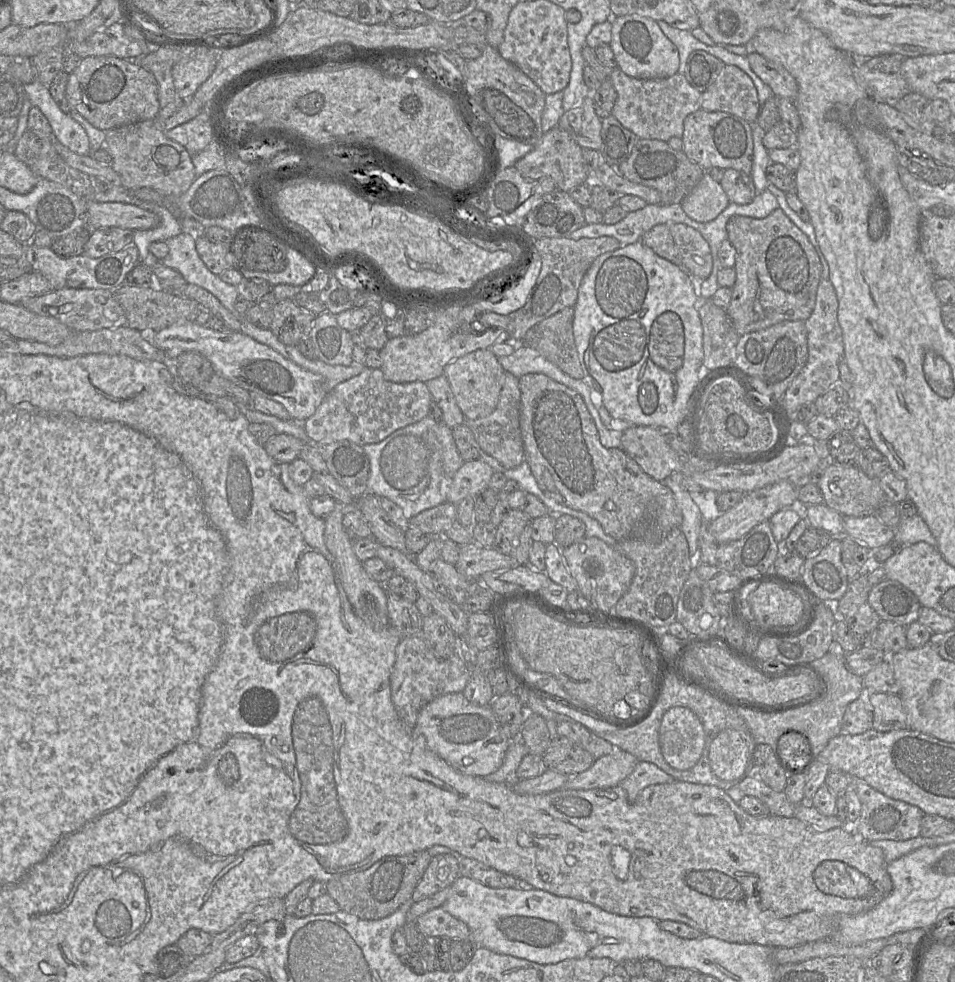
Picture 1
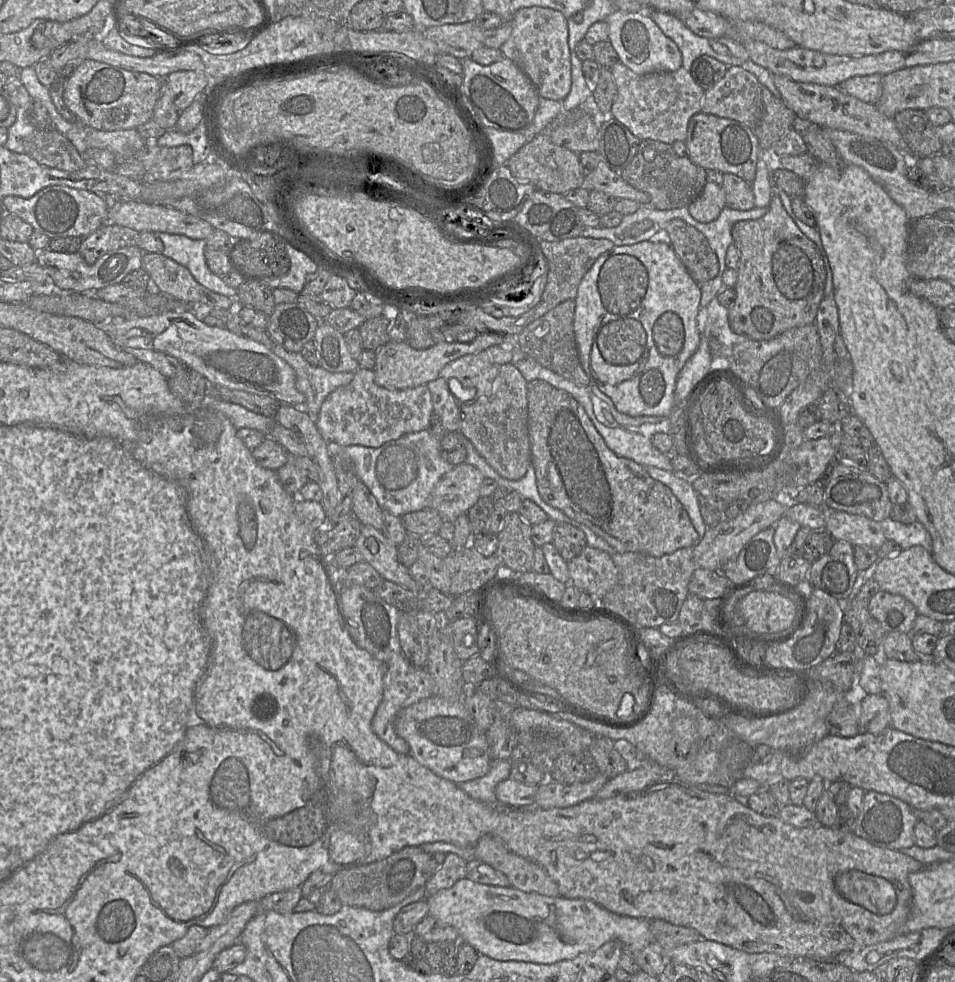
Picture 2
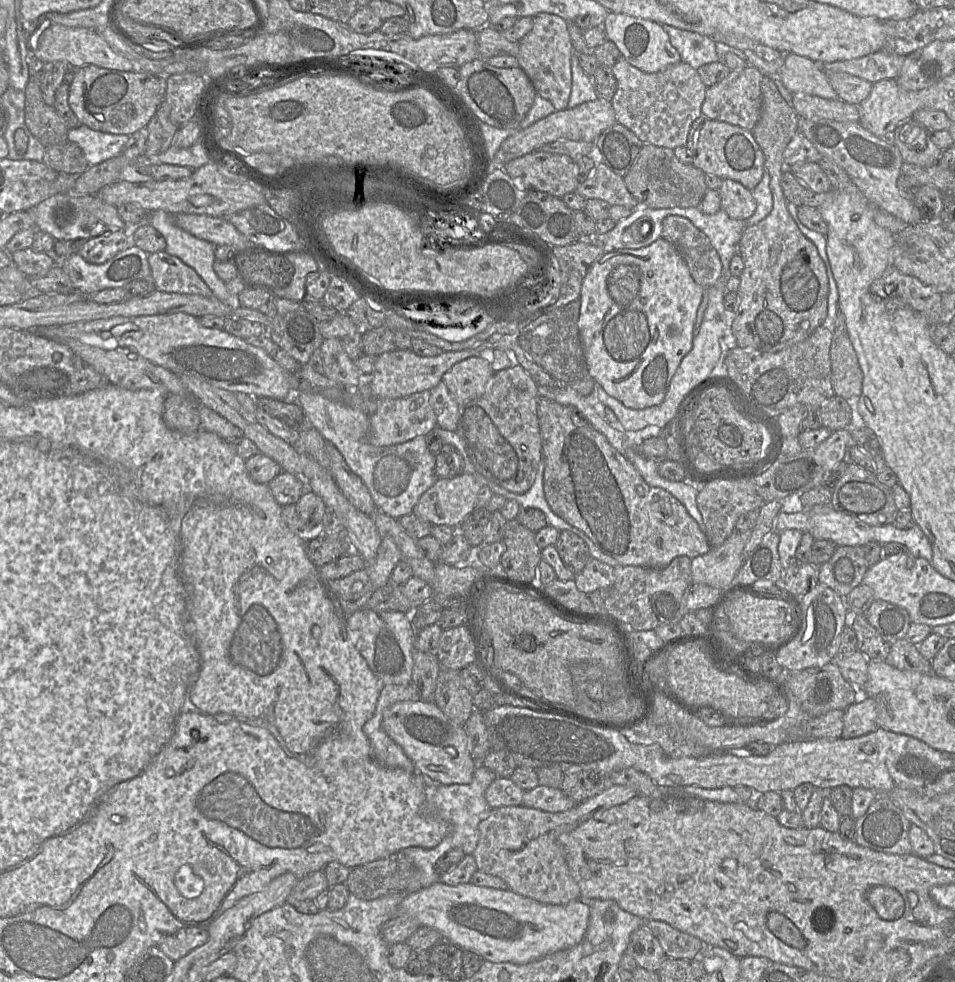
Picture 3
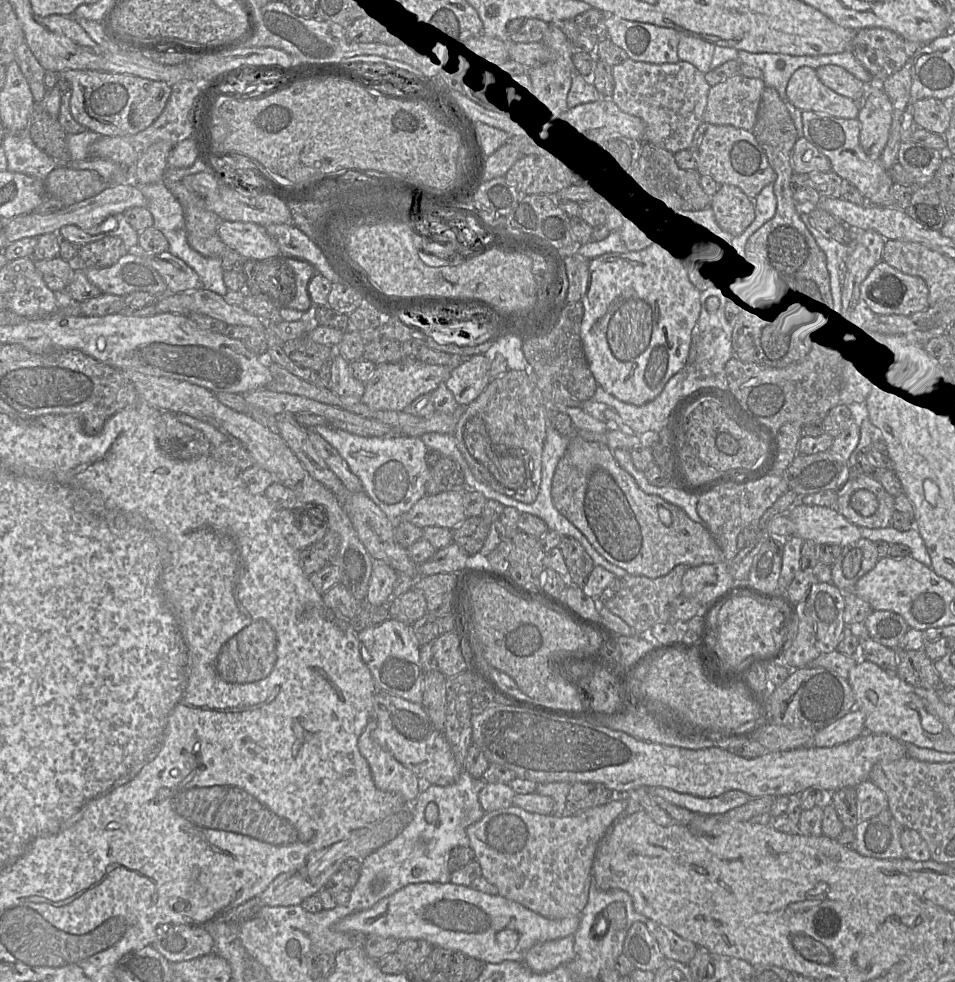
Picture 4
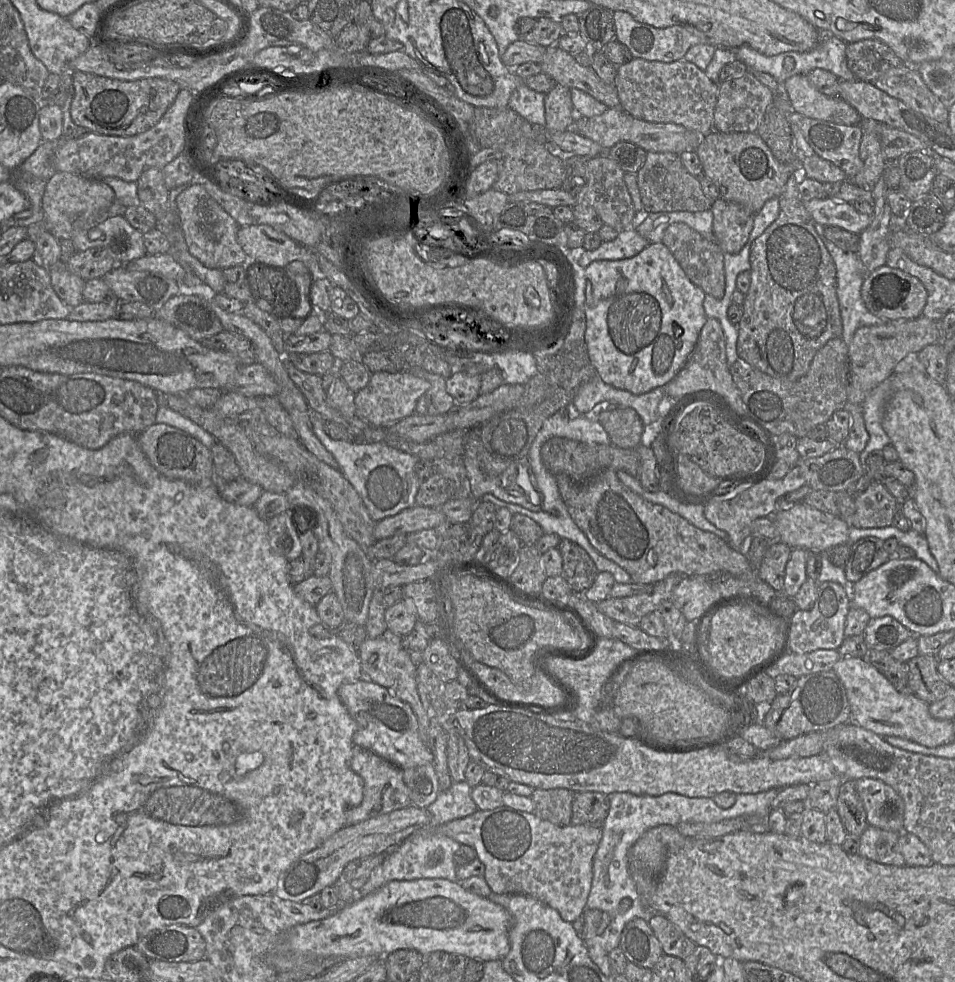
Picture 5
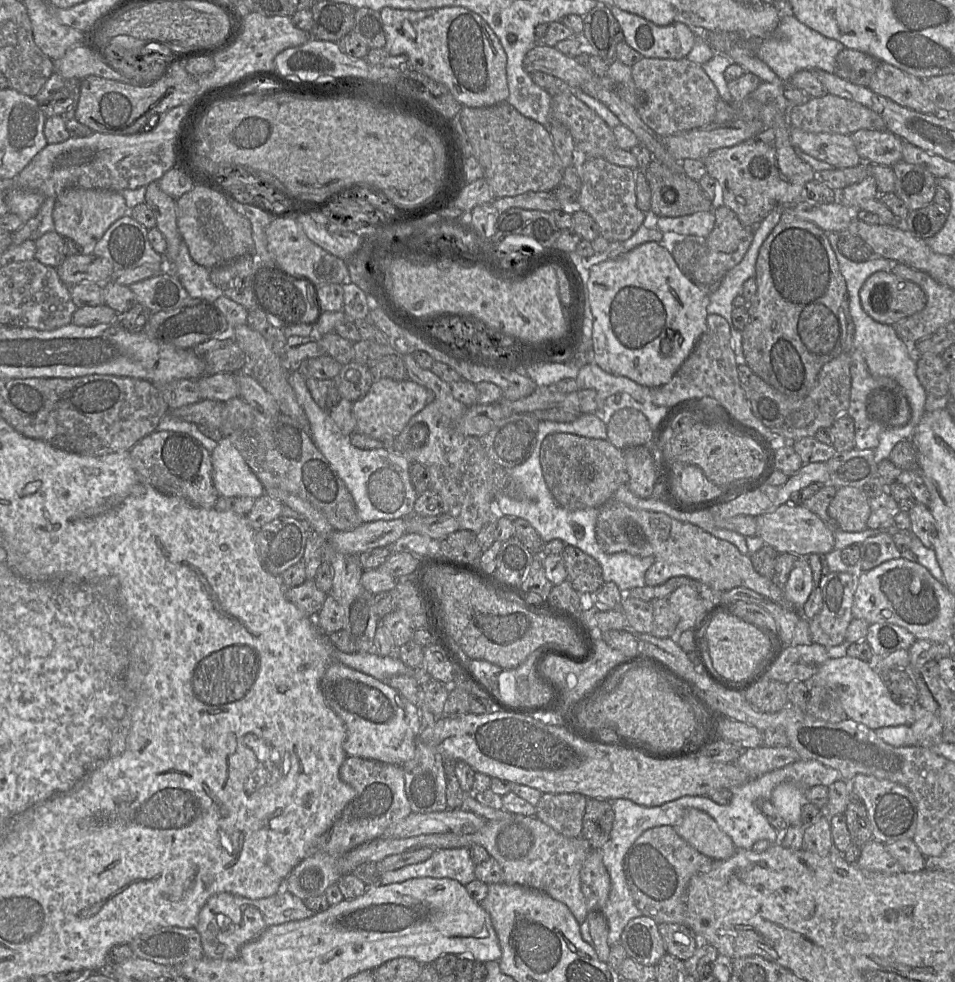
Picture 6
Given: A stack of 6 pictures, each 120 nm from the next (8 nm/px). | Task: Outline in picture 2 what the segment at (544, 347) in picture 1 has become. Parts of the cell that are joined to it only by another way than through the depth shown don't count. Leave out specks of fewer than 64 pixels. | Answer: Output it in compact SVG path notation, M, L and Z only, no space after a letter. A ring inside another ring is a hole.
M567 300L530 323L518 334L517 342L526 356L579 386L590 387L590 378L584 371L574 335L575 300Z

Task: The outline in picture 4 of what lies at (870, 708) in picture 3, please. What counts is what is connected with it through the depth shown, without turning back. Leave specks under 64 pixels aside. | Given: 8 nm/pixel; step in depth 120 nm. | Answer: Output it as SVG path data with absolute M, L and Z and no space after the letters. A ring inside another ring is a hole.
M855 708L840 719L834 721L823 729L818 730L814 735L812 744L808 744L808 746L833 747L834 745L851 741L865 732L865 720L865 713L862 710Z

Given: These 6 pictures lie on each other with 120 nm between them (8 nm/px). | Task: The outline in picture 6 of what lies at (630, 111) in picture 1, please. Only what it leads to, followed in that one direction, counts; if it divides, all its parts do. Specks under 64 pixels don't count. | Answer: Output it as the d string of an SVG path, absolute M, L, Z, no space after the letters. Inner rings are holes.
M643 57L631 66L631 71L636 86L646 95L646 103L637 109L637 114L660 137L714 122L720 96L700 64L686 57L681 59Z

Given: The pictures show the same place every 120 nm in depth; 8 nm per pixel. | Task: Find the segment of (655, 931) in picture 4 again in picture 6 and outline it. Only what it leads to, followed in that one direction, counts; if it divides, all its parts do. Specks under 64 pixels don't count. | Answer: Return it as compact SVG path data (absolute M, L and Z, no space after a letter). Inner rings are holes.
M661 923L658 930L666 952L682 961L690 958L700 944L700 940L686 925Z

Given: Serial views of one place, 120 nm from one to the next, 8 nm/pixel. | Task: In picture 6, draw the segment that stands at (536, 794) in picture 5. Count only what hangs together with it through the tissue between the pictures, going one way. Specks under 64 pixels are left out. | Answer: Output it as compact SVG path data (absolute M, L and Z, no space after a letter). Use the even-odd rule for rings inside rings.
M543 793L535 806L536 817L565 837L581 837L586 802L587 797L579 793Z

